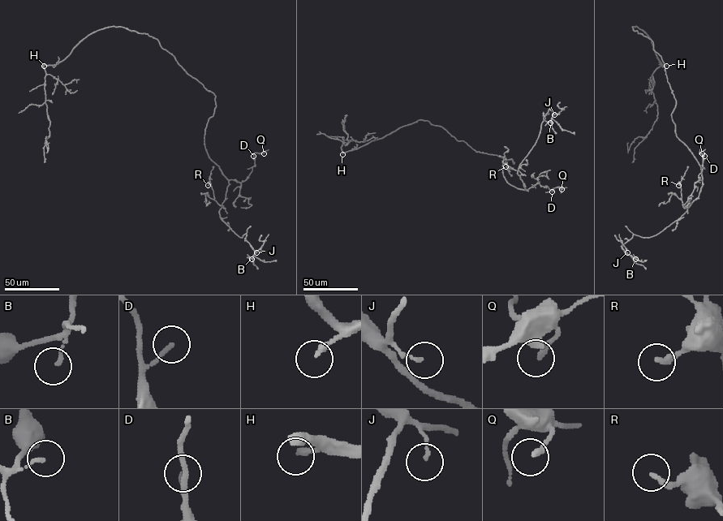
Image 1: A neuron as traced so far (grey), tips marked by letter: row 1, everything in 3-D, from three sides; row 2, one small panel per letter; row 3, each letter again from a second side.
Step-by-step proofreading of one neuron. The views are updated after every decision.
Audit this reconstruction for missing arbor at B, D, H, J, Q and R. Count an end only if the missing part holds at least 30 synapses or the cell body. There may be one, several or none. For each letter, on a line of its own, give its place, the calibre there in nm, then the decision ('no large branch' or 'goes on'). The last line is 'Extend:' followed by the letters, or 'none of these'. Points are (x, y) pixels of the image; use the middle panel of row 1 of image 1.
B: place (550, 122); calibre 130 nm; no large branch
D: place (552, 191); calibre 140 nm; no large branch
H: place (342, 154); calibre 190 nm; goes on
J: place (554, 114); calibre 130 nm; no large branch
Q: place (561, 189); calibre 200 nm; no large branch
R: place (505, 166); calibre 240 nm; no large branch
Extend: H

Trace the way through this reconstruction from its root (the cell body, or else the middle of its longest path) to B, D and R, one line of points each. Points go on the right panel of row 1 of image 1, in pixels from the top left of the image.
B: (665, 74), (676, 136), (698, 161), (702, 186), (679, 217), (654, 236), (633, 234), (622, 246), (635, 259)
D: (665, 74), (676, 101), (671, 116), (676, 136), (701, 168), (702, 179), (695, 183), (699, 180), (704, 156)
R: (665, 74), (676, 101), (671, 116), (676, 136), (698, 161), (702, 178), (699, 196), (688, 207), (678, 185)

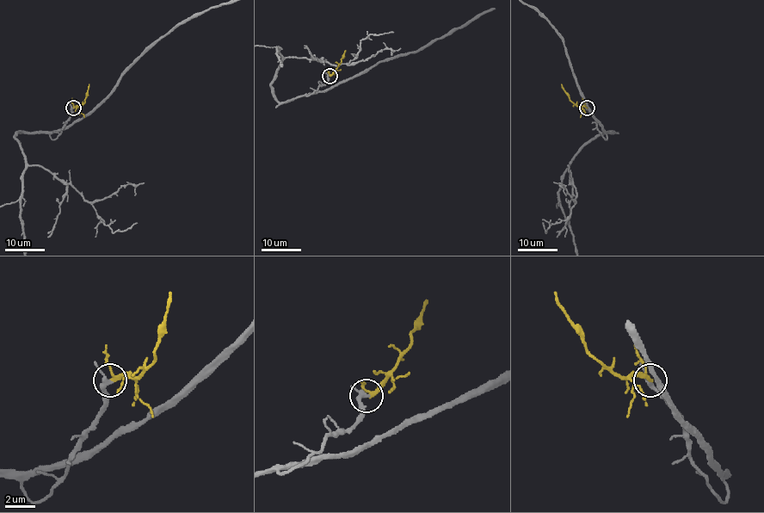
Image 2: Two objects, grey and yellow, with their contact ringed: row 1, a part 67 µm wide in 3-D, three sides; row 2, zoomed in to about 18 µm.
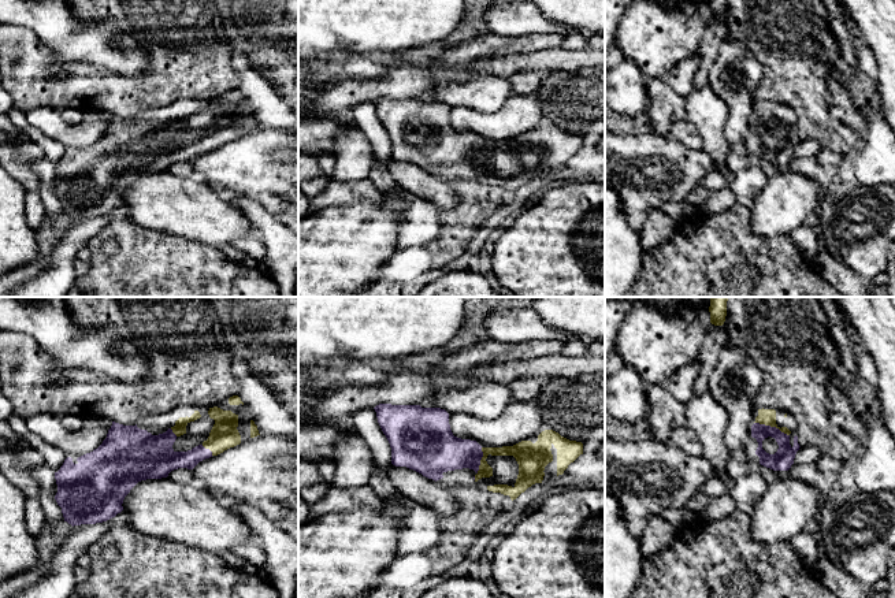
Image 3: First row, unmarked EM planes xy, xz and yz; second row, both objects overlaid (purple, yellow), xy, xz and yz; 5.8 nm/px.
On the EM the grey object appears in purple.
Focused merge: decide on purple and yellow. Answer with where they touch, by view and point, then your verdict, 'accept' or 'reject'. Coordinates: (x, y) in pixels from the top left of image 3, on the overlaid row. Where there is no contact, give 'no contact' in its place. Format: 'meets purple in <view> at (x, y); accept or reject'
meets purple in yz at (772, 427); accept

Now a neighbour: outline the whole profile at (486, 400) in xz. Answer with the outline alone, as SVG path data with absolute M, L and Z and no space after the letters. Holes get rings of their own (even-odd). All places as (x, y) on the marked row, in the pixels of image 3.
M497 382L434 393L434 400L449 415L464 413L482 420L497 419L513 402L509 386Z

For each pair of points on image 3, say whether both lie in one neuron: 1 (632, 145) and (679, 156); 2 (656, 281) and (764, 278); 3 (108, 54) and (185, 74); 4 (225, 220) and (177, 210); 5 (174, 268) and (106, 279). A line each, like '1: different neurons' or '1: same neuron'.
1: same neuron
2: same neuron
3: different neurons
4: same neuron
5: same neuron

